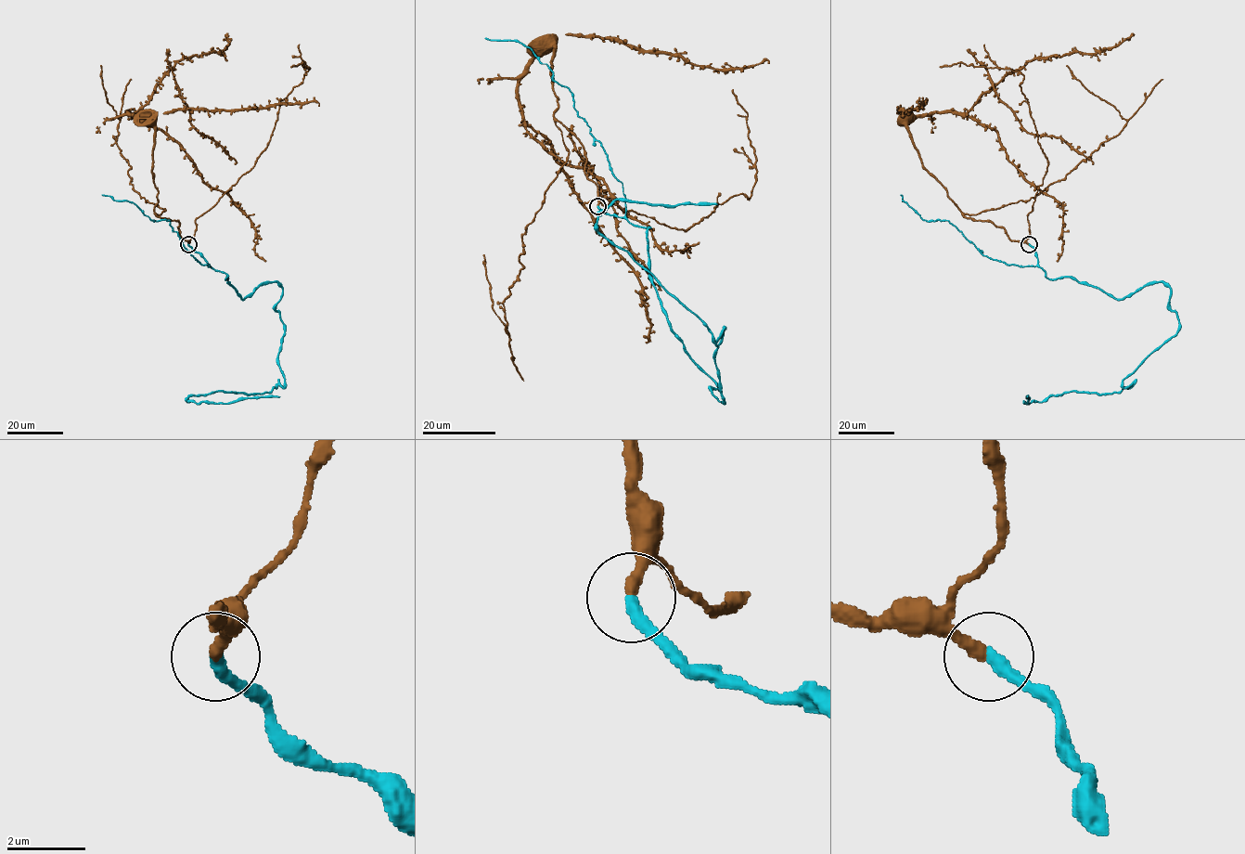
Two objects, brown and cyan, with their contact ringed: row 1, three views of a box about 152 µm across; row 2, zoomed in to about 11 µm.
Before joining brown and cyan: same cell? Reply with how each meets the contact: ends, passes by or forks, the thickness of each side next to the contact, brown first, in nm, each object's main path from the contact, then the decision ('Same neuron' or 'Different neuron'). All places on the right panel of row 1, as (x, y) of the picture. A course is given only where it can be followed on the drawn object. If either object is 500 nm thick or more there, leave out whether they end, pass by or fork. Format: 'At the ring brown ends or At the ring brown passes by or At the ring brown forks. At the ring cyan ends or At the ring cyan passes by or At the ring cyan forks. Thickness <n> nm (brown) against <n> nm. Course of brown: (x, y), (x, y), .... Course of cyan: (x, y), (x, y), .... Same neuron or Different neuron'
At the ring brown ends. At the ring cyan ends. Thickness 320 nm (brown) against 360 nm. Course of brown: (1029, 244), (964, 215), (924, 166), (916, 116), (993, 128), (1061, 206), (1057, 261). Course of cyan: (1029, 244), (1046, 277), (1074, 278), (1116, 298), (1162, 281), (1179, 324), (1120, 392), (1027, 397). Same neuron

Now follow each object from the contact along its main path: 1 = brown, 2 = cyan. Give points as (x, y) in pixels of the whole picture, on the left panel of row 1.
1: (188, 244), (178, 221), (154, 211), (155, 130), (127, 112), (167, 133), (206, 184), (229, 197), (265, 261)
2: (188, 244), (244, 299), (260, 285), (282, 288), (275, 309), (284, 386), (187, 402), (279, 397)

